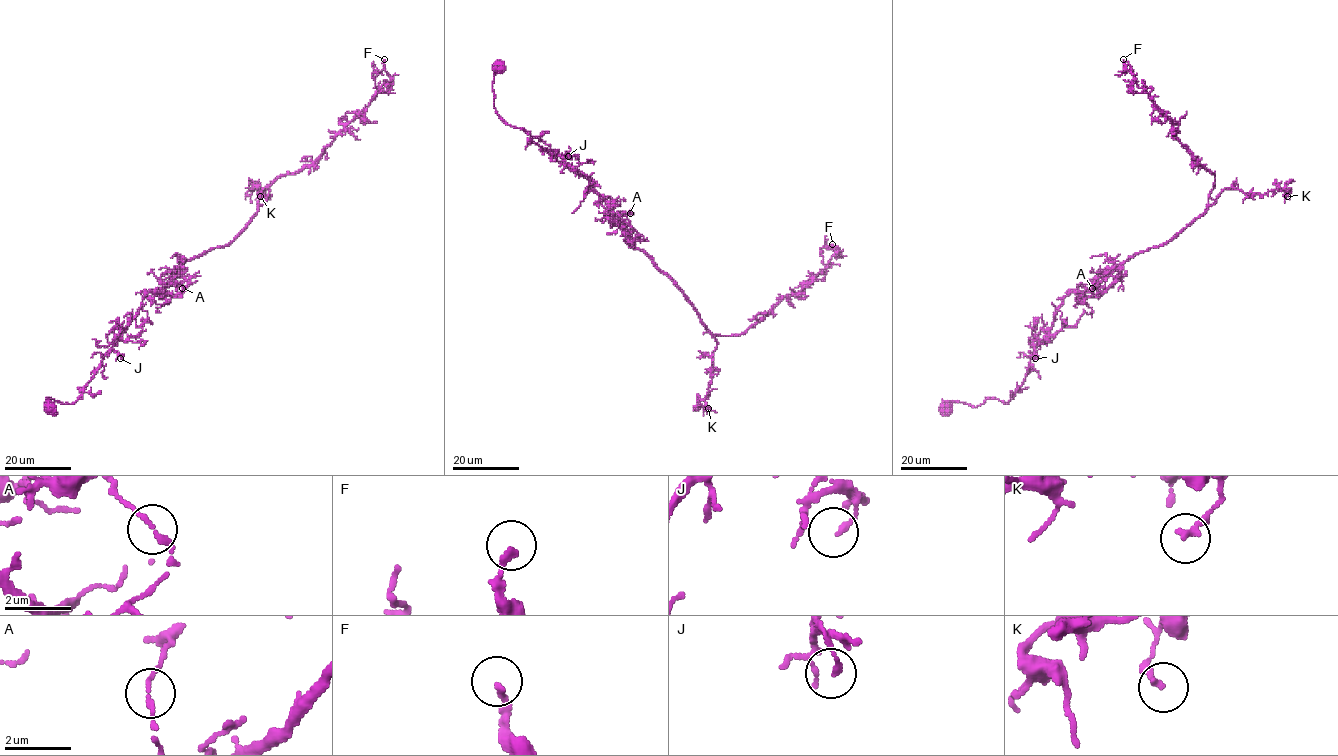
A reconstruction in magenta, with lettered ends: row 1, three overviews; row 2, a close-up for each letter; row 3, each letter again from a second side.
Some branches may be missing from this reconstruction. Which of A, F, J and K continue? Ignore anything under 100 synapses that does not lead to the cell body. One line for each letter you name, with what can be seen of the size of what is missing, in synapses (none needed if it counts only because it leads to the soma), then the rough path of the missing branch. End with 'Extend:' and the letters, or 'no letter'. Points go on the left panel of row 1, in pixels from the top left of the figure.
Extend: no letter

